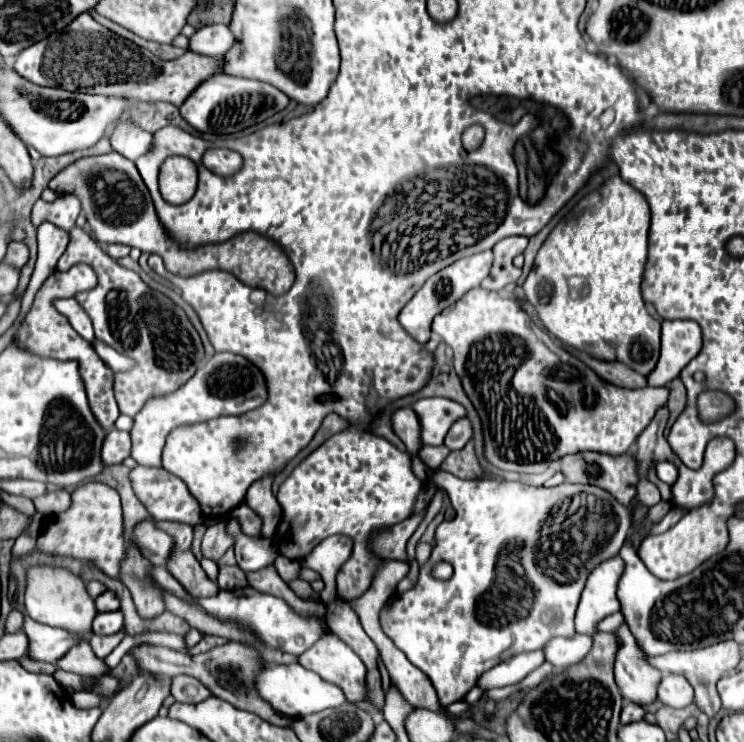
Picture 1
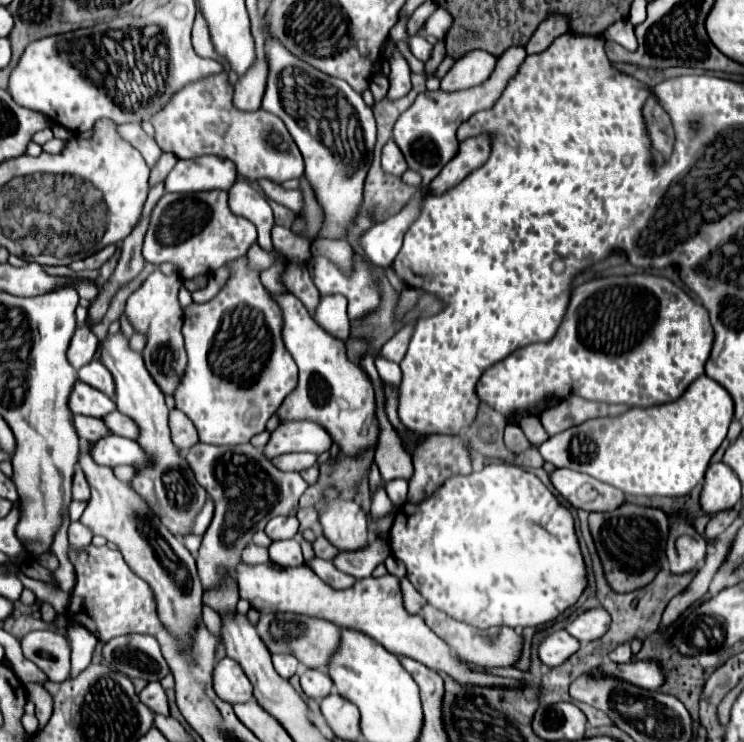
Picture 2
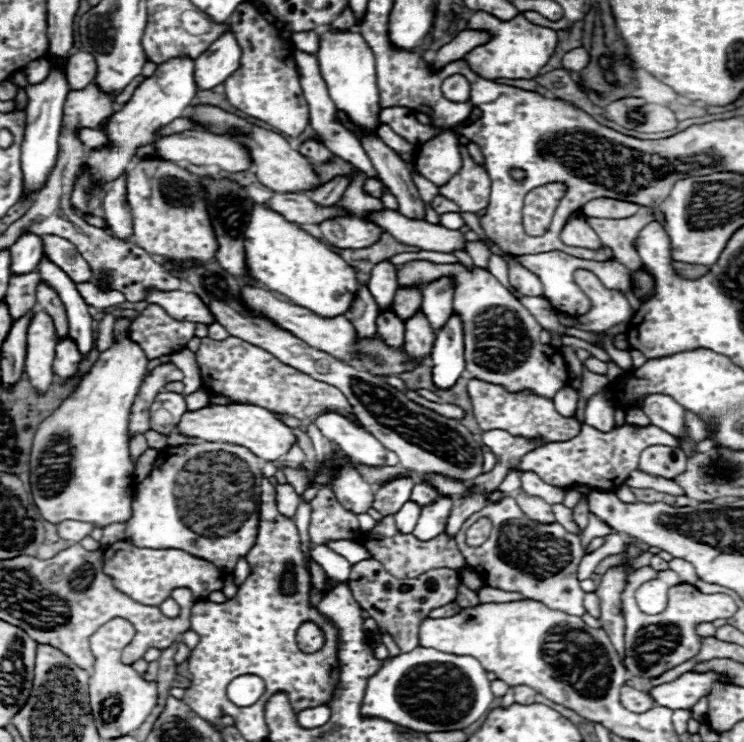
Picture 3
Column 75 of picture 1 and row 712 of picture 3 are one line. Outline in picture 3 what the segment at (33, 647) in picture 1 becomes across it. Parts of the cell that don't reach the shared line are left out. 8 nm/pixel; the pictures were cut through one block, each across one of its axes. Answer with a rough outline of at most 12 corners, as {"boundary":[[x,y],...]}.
{"boundary":[[624,686],[620,700],[630,712],[654,708],[648,692]]}

